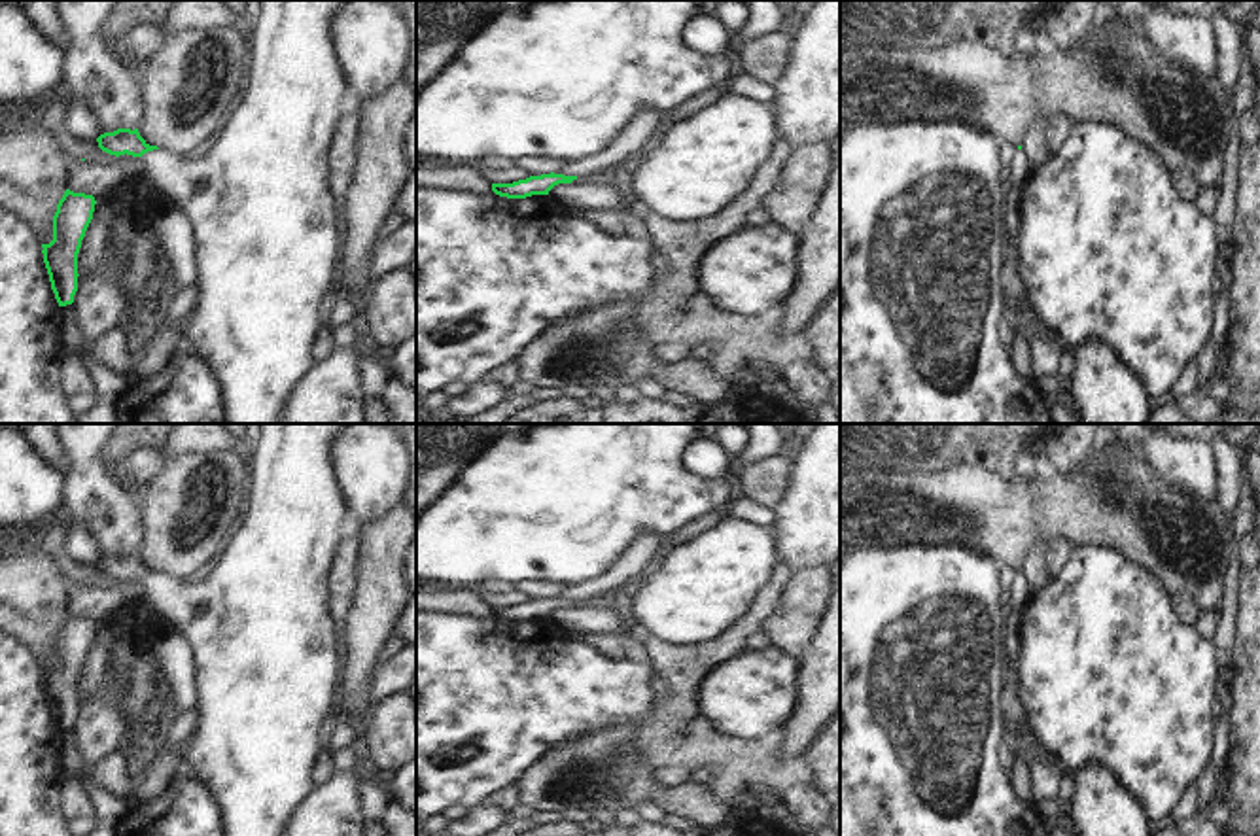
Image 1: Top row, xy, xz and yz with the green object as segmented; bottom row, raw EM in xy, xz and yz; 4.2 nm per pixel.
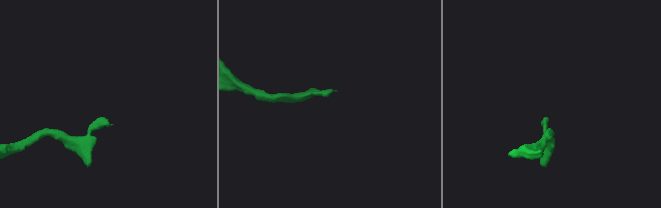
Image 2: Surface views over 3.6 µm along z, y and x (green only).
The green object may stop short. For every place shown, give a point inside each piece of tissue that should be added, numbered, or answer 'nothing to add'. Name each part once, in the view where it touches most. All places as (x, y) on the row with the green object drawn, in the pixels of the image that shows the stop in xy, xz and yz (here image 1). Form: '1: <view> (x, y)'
1: xy (265, 222)

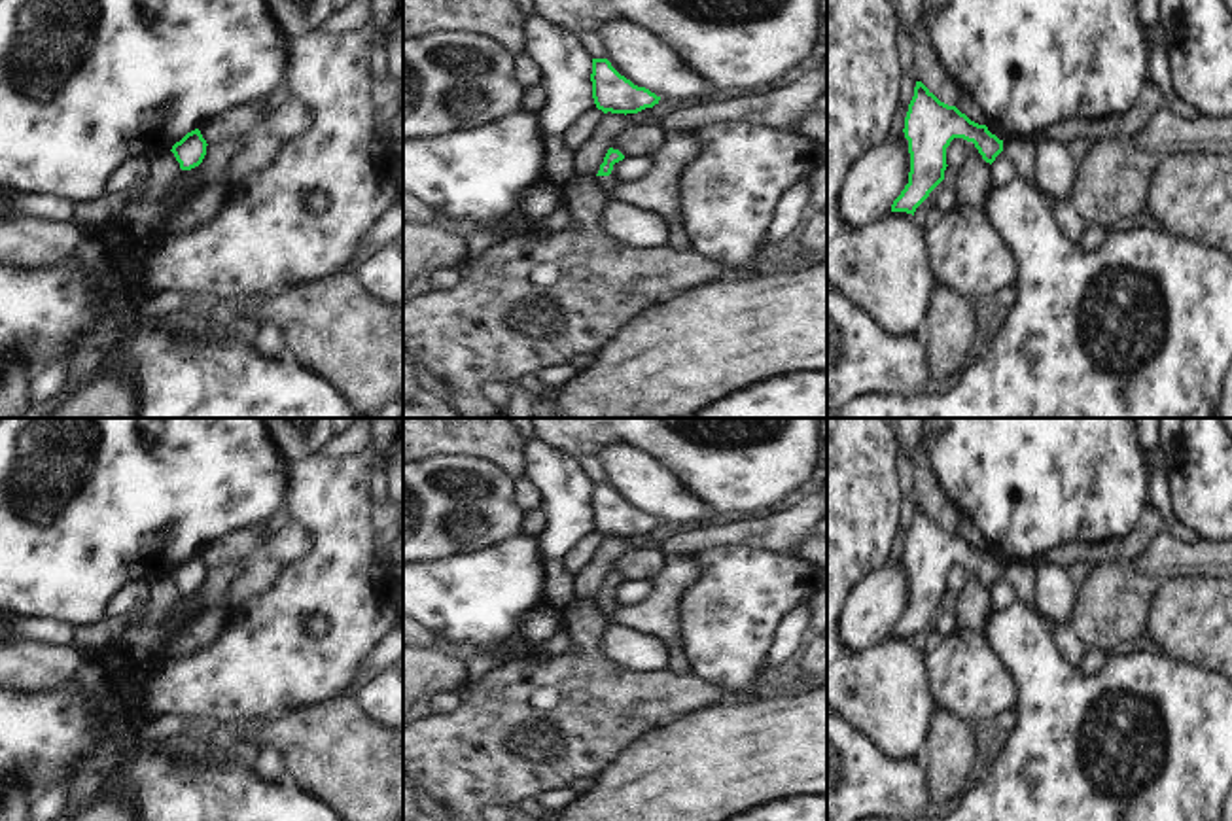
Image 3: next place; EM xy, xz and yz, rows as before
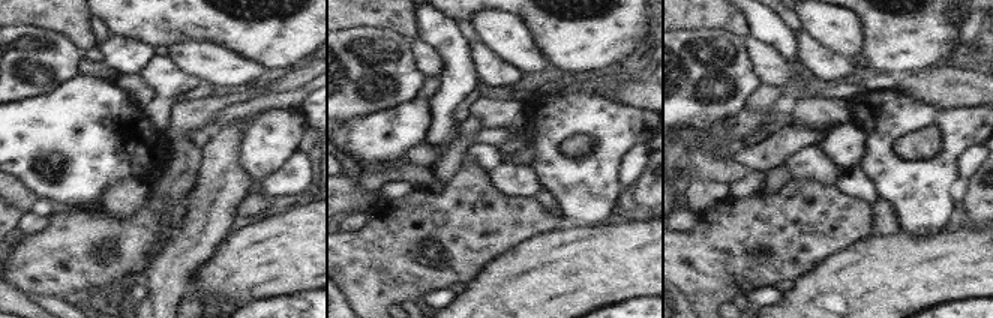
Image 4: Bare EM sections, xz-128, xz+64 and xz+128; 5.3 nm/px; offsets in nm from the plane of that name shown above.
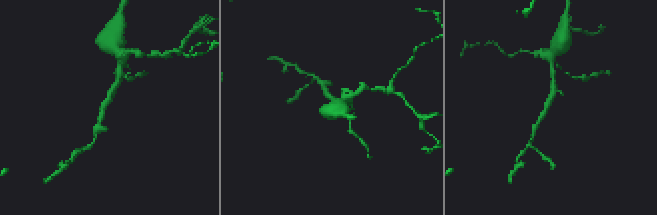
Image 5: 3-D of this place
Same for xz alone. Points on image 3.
1: xz (604, 184)

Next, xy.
nothing to add

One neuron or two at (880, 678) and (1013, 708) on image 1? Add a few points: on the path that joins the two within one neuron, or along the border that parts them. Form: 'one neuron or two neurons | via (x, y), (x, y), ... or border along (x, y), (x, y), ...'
one neuron | via (912, 678), (933, 696), (952, 696), (980, 704)

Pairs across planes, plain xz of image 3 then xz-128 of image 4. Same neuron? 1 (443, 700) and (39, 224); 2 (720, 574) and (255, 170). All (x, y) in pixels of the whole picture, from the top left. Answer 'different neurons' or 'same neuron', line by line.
1: same neuron
2: same neuron

